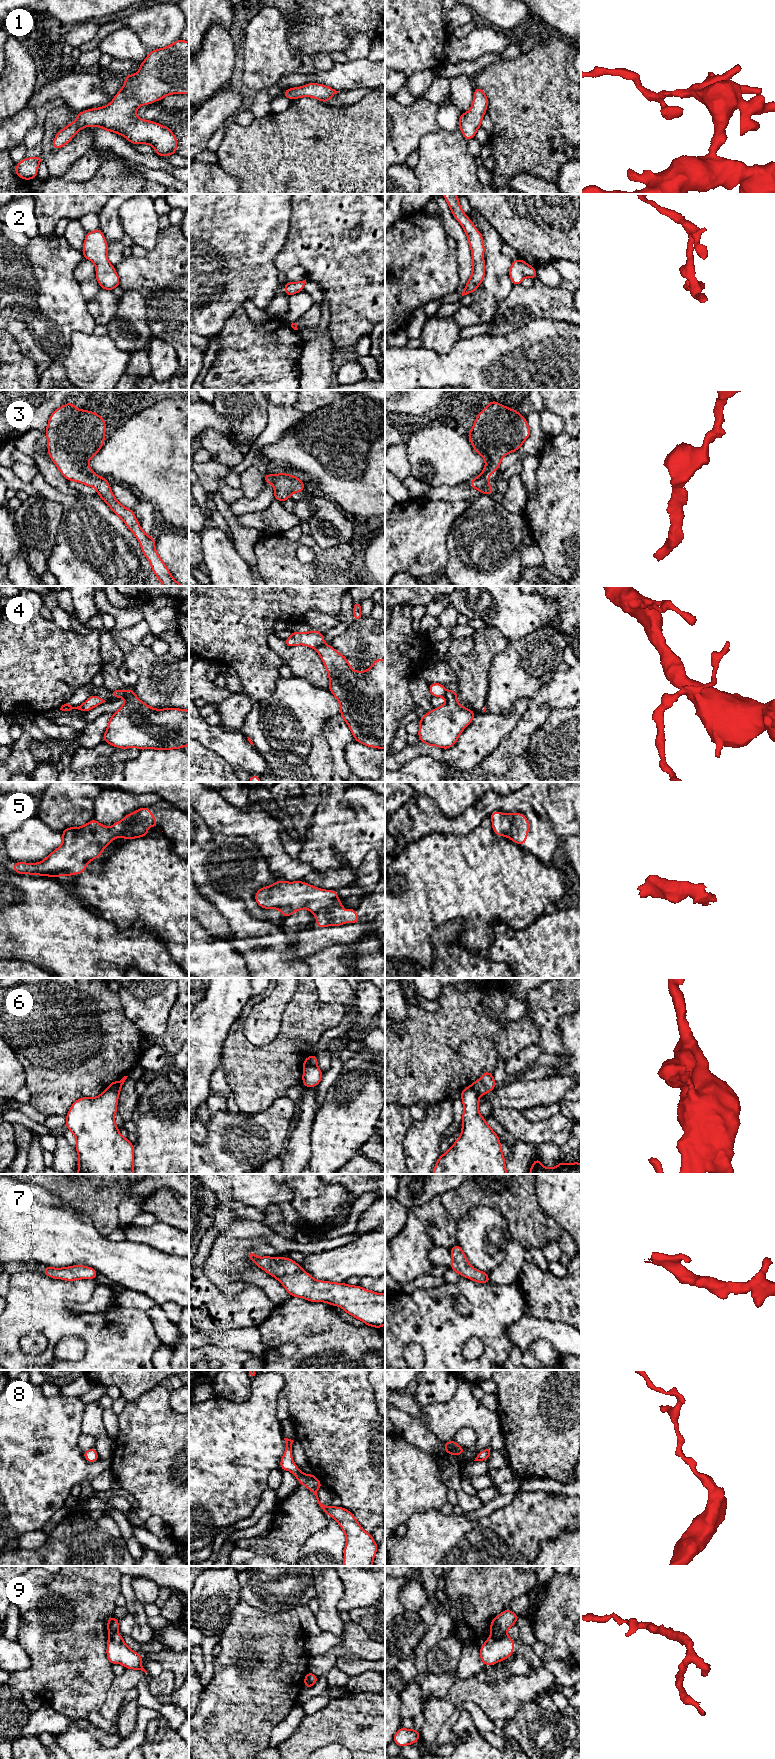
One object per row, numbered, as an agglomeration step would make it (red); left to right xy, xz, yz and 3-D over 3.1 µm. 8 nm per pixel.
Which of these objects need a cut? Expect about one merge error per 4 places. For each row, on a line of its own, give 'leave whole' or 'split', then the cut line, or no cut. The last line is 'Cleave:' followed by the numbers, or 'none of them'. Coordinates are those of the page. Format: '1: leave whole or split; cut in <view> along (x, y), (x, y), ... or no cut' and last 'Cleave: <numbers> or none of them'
1: leave whole; no cut
2: leave whole; no cut
3: leave whole; no cut
4: split; cut in xz along (324, 644), (315, 648)
5: split; cut in xz along (340, 903), (321, 907), (314, 913)
6: split; cut in xz along (316, 1065), (304, 1067)
7: leave whole; no cut
8: leave whole; no cut
9: split; cut in yz along (492, 1633), (505, 1634)
Cleave: 4, 5, 6, 9

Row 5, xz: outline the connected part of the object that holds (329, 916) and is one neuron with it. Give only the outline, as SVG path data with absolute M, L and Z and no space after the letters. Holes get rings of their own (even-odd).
M342 904L321 908L314 913L317 928L326 926L342 926L344 922L359 923L360 917L356 915L355 908L349 908L345 913Z

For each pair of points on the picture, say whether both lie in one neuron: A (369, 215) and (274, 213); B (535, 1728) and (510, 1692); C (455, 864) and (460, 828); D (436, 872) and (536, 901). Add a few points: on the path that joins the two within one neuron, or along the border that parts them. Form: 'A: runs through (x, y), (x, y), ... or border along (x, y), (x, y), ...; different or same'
A: border along (292, 204), (290, 226), (286, 236); different
B: border along (531, 1700), (527, 1701), (511, 1718), (505, 1721); different
C: border along (479, 823), (463, 835), (436, 833); different
D: runs through (461, 879), (489, 879), (511, 886); same

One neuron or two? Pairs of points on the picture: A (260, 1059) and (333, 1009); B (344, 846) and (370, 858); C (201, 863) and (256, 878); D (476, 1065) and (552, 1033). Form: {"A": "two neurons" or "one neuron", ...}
{"A": "one neuron", "B": "two neurons", "C": "one neuron", "D": "two neurons"}

